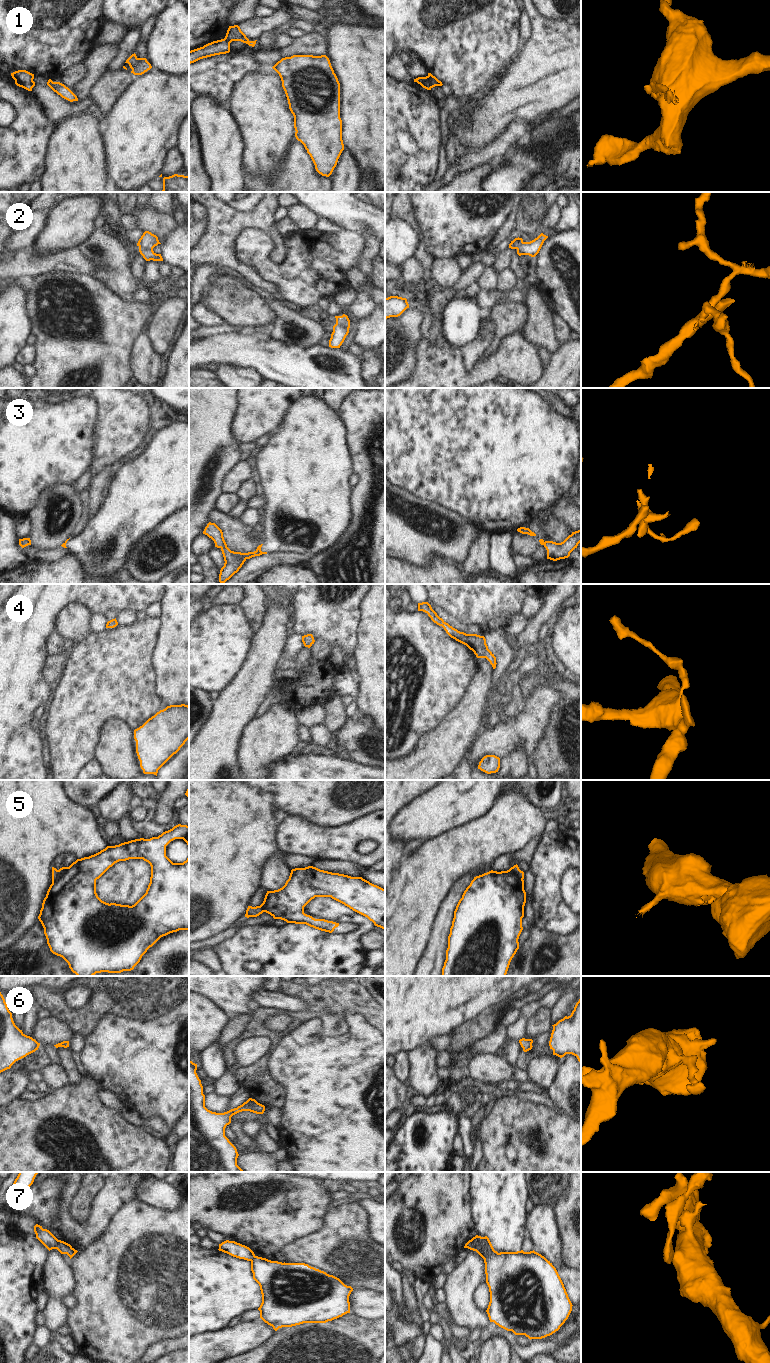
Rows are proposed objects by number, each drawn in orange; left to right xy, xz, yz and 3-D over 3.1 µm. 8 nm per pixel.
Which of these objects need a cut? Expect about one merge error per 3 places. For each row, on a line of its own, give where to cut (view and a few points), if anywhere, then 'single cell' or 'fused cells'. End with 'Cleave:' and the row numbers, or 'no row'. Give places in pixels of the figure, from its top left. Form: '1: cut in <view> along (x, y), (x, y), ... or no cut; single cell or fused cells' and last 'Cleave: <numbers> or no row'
1: cut in yz along (427, 76), (431, 82), (431, 87); fused cells
2: cut in xy along (139, 246), (152, 250); fused cells
3: no cut; single cell
4: no cut; single cell
5: cut in xy along (65, 867), (52, 882); fused cells
6: no cut; single cell
7: cut in xy along (58, 1240), (55, 1248); fused cells
Cleave: 1, 2, 5, 7

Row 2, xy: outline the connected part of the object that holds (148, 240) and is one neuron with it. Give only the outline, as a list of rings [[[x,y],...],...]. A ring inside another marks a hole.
[[[145,231],[139,239],[137,246],[153,250],[153,248],[158,244],[161,244],[158,237],[149,231]]]

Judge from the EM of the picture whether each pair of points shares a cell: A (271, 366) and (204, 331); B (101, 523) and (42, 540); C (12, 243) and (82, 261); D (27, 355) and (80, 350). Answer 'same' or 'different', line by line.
A: different
B: different
C: different
D: different

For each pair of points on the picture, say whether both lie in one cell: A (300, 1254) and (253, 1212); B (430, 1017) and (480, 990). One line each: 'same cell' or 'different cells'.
A: different cells
B: same cell

